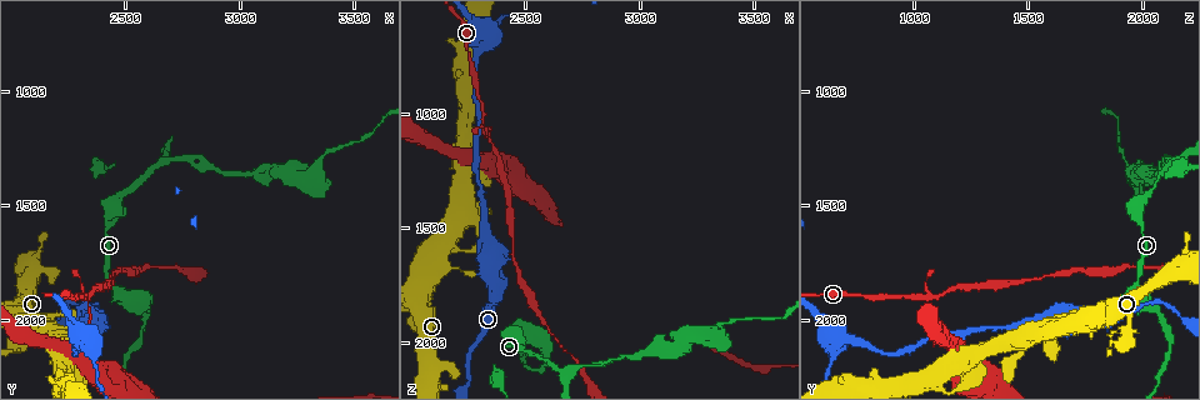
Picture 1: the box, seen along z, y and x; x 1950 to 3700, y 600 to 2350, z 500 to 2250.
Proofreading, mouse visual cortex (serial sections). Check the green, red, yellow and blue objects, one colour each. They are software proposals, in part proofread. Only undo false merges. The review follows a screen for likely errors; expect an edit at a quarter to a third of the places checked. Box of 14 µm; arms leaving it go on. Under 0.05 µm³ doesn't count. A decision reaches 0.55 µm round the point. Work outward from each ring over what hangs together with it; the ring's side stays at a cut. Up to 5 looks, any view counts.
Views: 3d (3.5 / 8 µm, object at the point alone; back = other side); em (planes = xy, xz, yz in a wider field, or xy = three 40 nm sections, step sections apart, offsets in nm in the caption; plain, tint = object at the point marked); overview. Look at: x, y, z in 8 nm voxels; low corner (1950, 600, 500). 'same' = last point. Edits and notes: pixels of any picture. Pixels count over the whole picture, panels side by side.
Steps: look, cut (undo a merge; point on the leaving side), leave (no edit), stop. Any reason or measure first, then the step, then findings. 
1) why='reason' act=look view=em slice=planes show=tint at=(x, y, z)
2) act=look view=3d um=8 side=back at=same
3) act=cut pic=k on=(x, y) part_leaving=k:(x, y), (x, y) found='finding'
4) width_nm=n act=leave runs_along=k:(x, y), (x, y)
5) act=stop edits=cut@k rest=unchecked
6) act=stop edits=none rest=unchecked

why='abrupt turn' act=look view=3d um=8 at=(2310, 2060, 620)

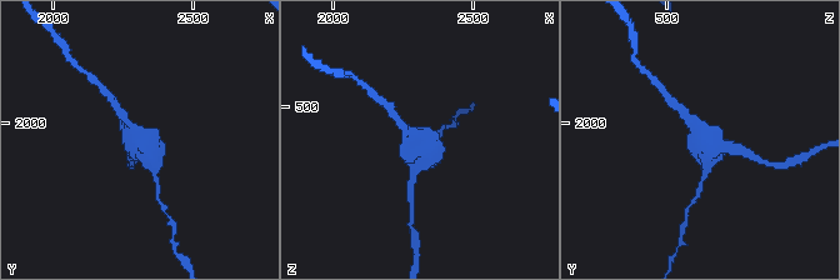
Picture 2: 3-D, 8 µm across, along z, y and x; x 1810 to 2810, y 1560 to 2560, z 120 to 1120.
act=look view=em slice=xy step=5 show=tint at=(2330, 2080, 620)

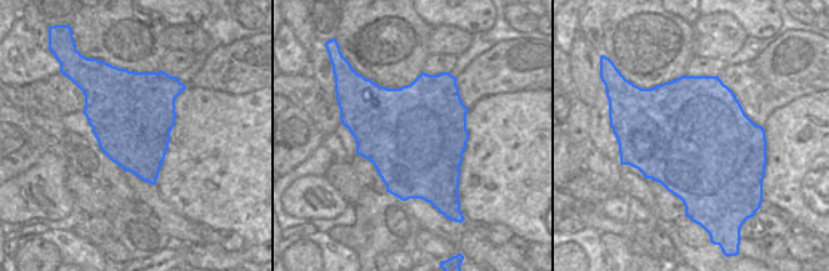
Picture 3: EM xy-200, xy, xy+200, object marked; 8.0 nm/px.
act=leave runs_along=2:(739, 150), (711, 150), (690, 125) found='all the same cell'

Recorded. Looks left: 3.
why='a narrow waist' act=look view=3d um=3.5 at=(2260, 1900, 780)

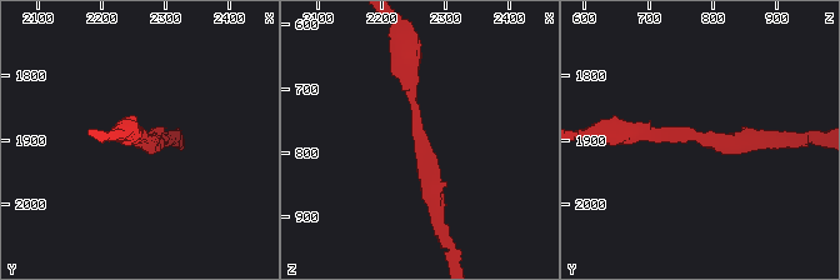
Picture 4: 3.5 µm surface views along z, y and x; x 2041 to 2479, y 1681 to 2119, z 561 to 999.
act=look view=em slice=planes show=tint at=(2260, 1900, 780)

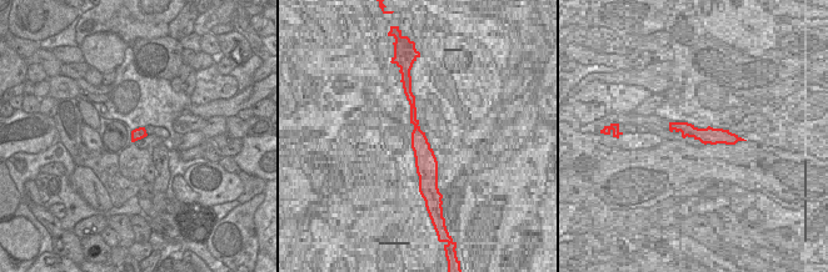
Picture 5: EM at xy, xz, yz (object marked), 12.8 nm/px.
act=leave runs_along=4:(408, 61), (415, 129), (438, 221) found='one cell here'

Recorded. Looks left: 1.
act=stop edits=none rest=unchecked

